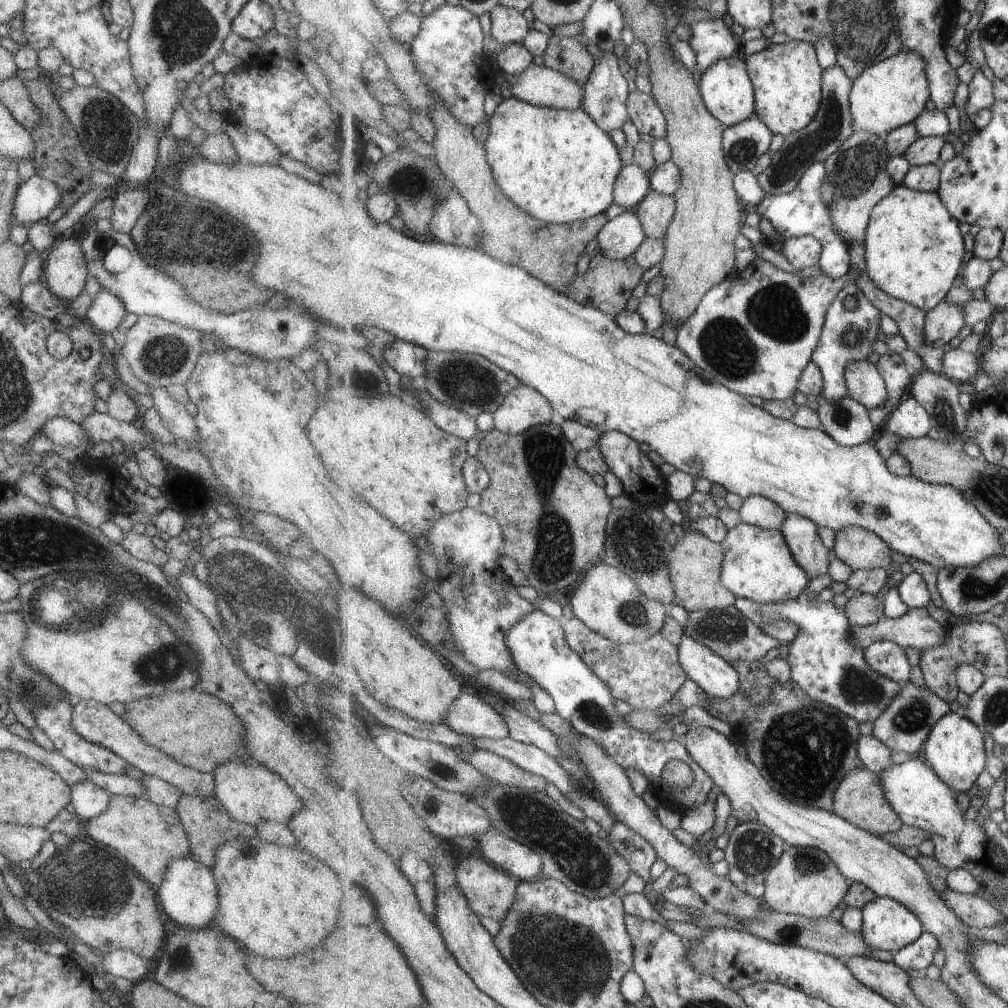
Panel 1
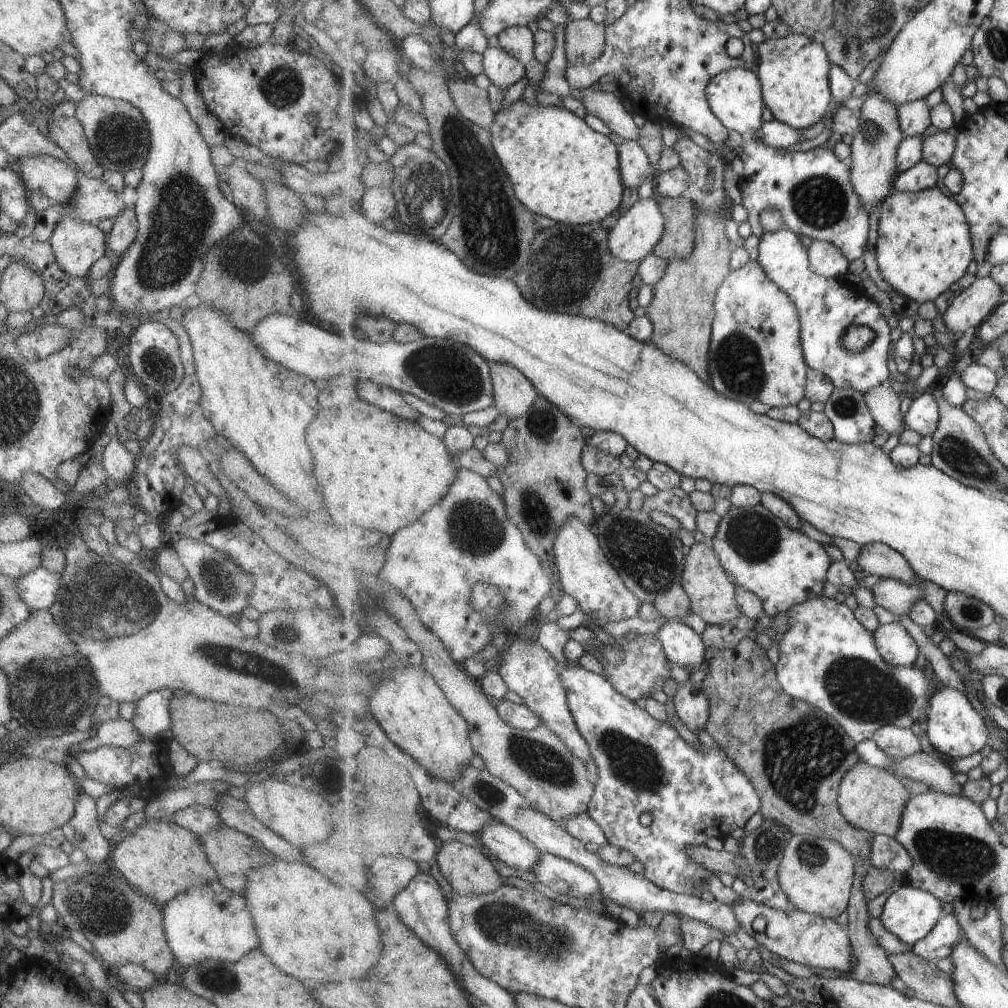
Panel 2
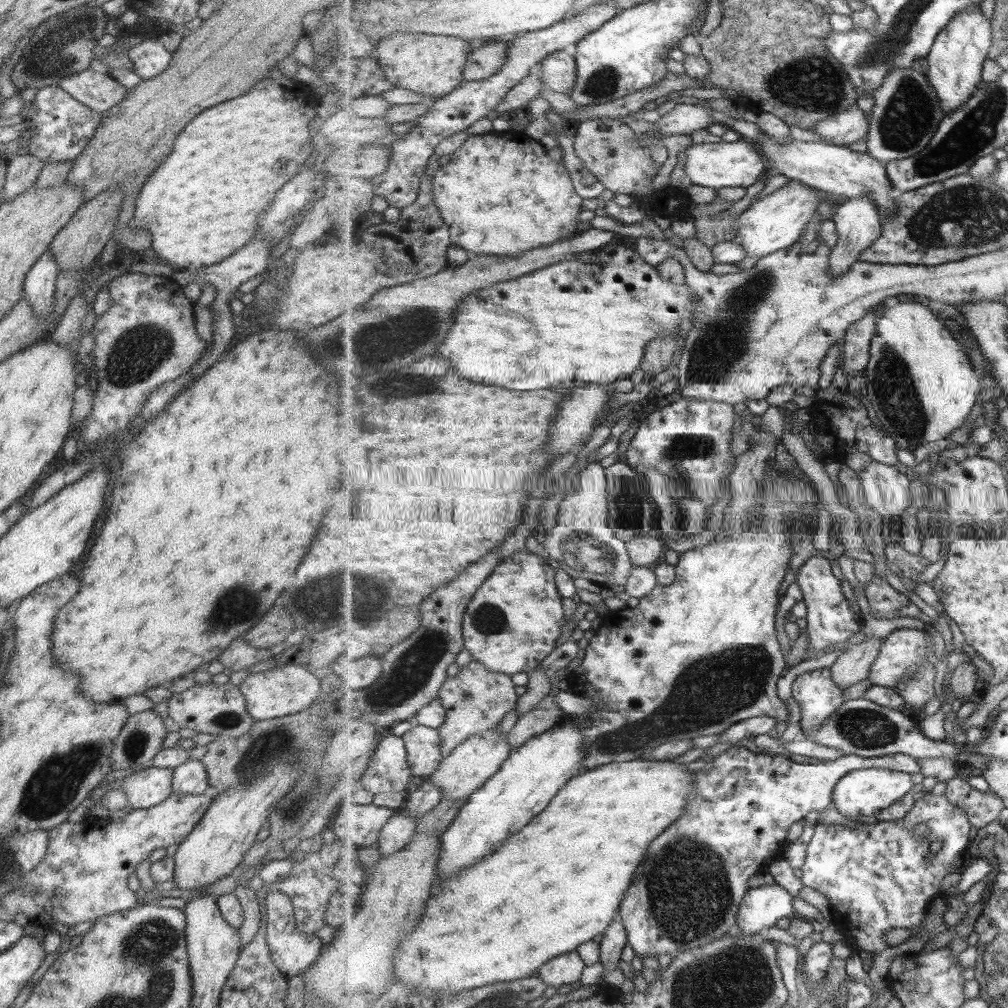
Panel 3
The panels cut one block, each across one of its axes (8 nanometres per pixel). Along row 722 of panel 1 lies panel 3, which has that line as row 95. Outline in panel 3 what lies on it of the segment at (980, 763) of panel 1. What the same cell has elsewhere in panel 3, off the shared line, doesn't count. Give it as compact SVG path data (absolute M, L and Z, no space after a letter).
M970 6L947 25L926 56L928 81L935 89L946 115L962 108L978 92L979 84L983 82L983 64L990 56L992 36L992 21L983 16L978 6Z

